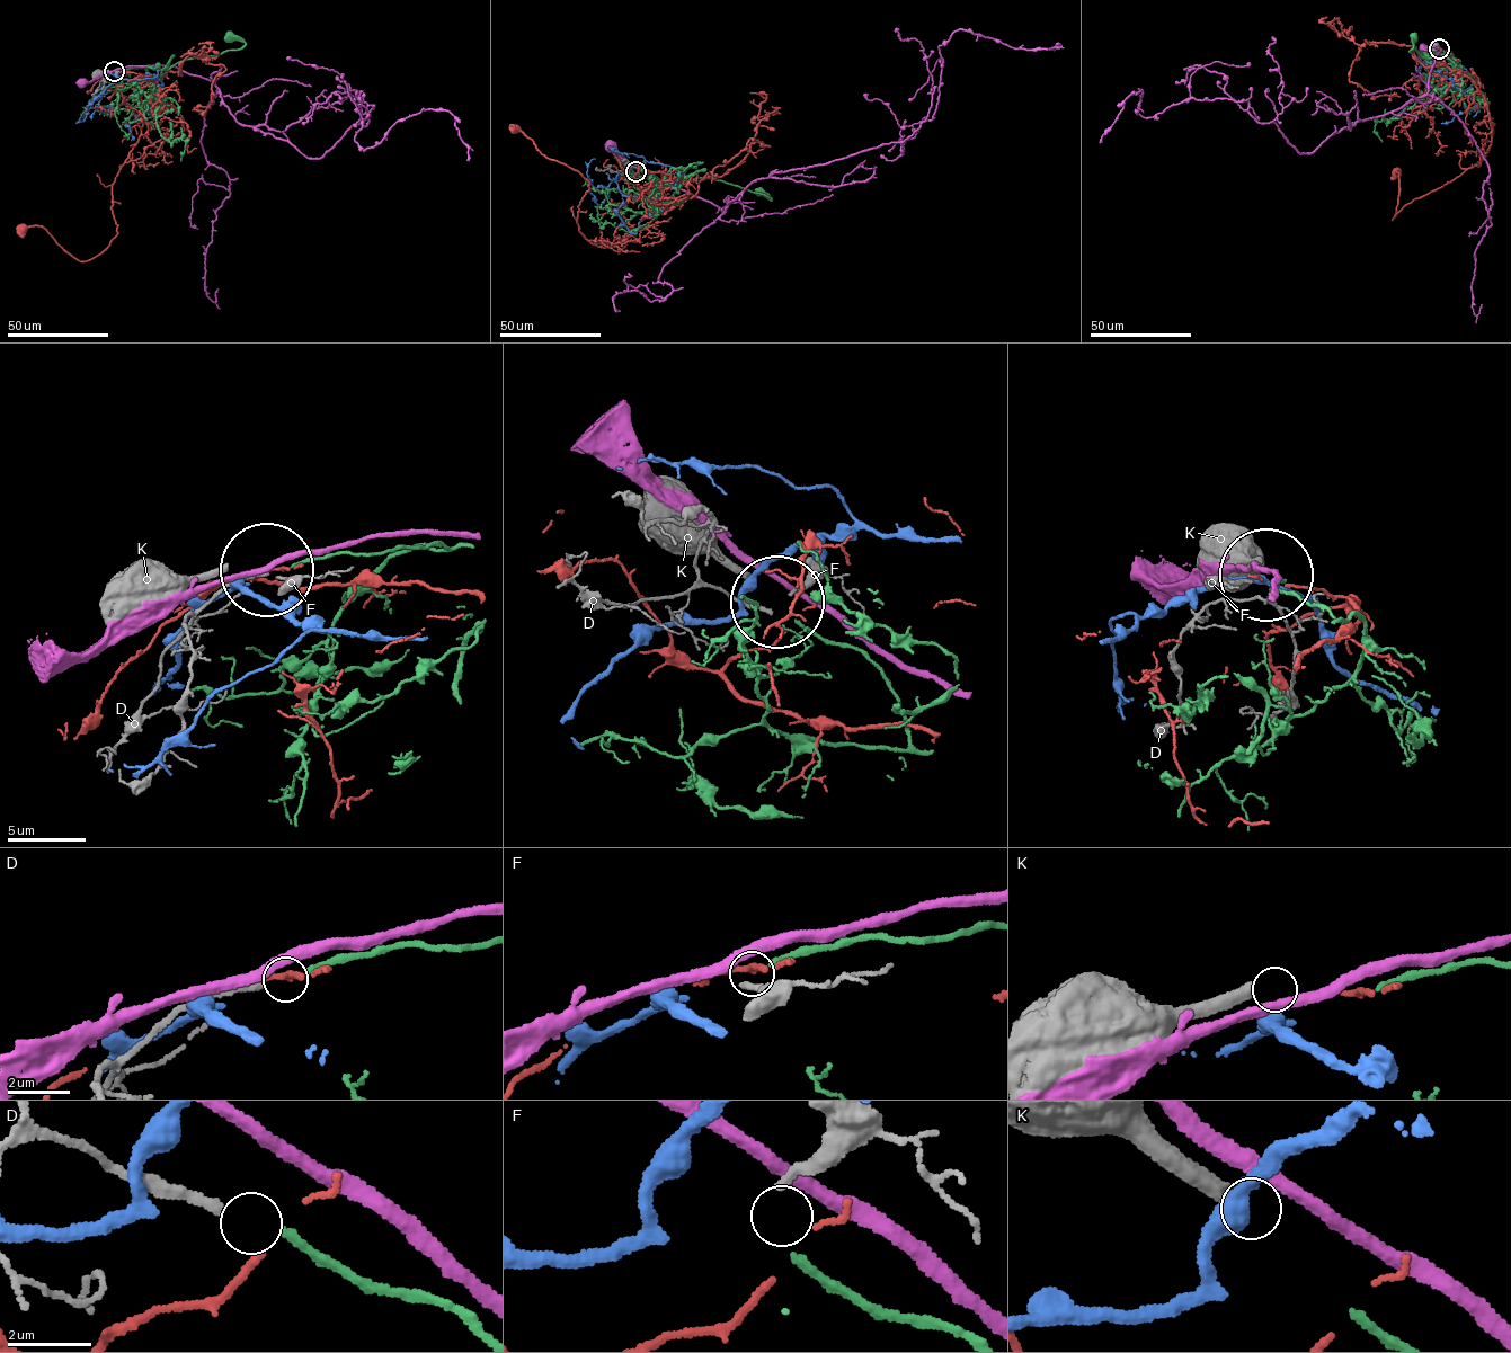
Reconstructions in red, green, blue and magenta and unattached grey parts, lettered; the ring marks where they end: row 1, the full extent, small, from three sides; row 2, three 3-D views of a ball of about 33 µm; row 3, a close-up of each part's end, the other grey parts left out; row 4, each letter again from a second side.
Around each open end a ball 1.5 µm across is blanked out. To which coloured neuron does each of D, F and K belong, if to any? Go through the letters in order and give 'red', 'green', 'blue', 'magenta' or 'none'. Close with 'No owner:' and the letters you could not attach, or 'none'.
D: green
F: red
K: none
No owner: K

